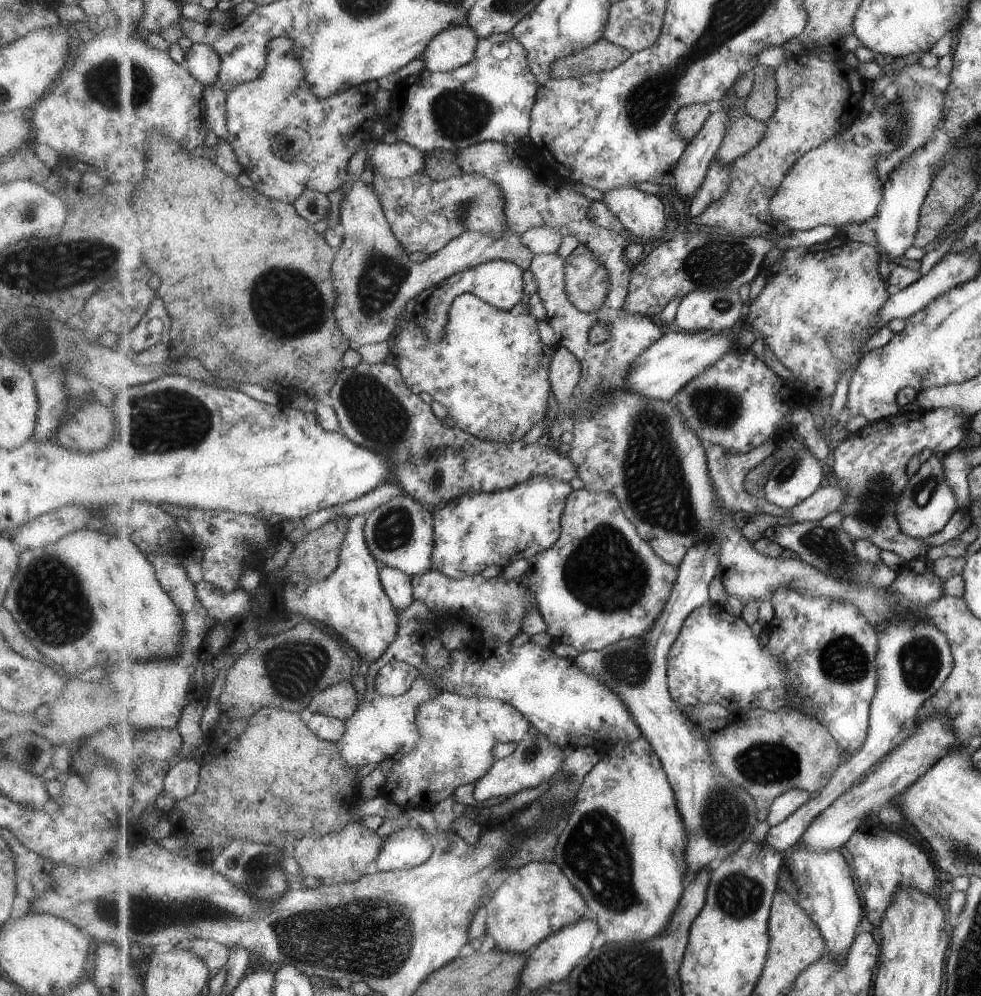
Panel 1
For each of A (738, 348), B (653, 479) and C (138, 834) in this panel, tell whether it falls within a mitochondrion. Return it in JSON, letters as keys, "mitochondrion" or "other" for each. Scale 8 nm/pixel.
{"A":"other","B":"mitochondrion","C":"other"}

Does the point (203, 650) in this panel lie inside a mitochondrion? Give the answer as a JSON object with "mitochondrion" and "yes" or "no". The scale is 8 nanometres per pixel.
{"mitochondrion":"no"}

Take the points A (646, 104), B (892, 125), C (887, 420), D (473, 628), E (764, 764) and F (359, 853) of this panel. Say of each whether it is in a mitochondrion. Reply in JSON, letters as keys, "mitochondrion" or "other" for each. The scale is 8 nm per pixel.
{"A":"mitochondrion","B":"mitochondrion","C":"other","D":"other","E":"mitochondrion","F":"other"}

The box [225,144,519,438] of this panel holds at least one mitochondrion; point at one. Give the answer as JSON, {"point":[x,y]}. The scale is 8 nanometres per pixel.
{"point":[288,301]}

